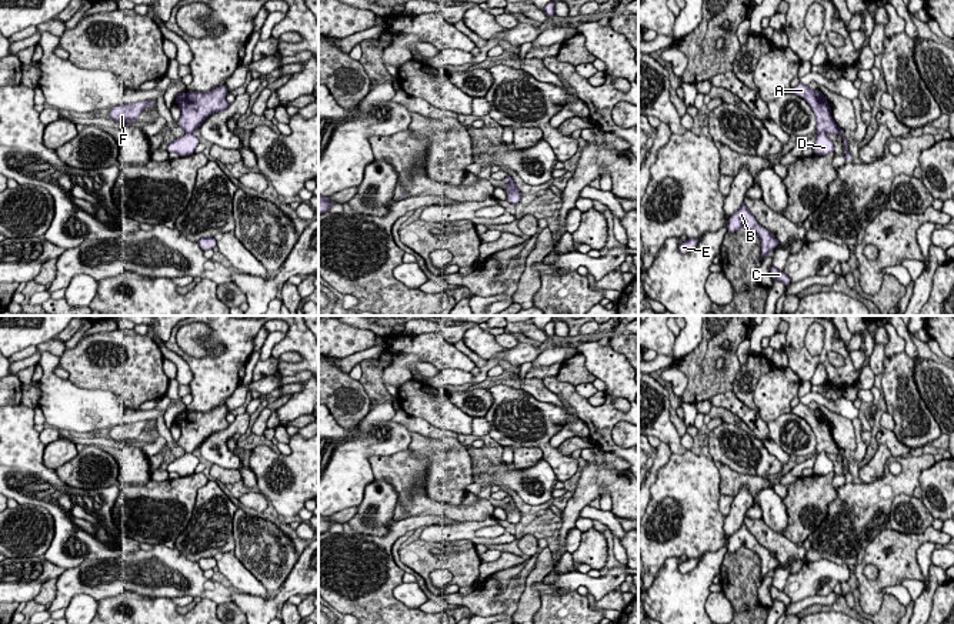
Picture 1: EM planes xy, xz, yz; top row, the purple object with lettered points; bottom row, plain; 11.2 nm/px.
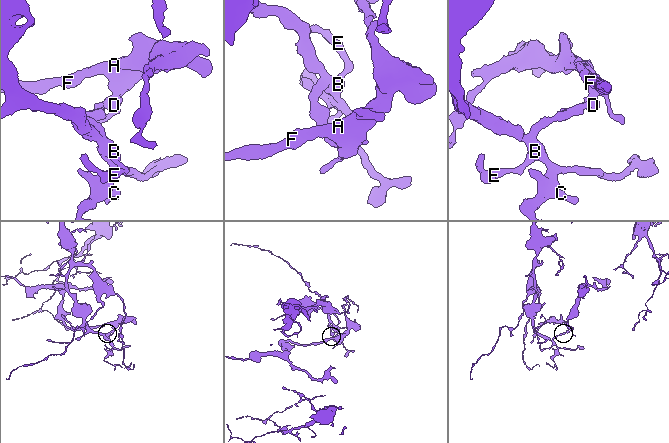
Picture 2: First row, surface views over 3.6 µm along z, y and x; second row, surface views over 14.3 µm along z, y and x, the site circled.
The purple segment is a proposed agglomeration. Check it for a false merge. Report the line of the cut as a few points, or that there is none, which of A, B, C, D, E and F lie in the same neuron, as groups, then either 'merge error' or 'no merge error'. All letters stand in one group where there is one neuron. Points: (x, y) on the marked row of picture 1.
cut in yz along (819, 132), (826, 134); A F / B C D E; merge error

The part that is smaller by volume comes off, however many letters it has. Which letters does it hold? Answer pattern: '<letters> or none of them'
A, F

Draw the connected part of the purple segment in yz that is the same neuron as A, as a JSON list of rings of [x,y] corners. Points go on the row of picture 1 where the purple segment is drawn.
[[[801,83],[791,89],[791,93],[804,99],[814,111],[817,120],[817,133],[840,134],[843,137],[843,146],[847,150],[844,154],[845,163],[853,163],[853,156],[850,154],[848,141],[844,137],[844,130],[840,129],[834,121],[828,100],[818,90],[811,90],[808,86]]]

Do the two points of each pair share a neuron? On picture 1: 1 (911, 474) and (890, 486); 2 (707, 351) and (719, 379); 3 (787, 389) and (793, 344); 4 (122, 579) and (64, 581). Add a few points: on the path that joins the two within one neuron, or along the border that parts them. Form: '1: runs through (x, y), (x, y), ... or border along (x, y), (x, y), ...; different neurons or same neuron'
1: runs through (906, 480), (901, 484), (896, 484); same neuron
2: runs through (707, 359), (707, 367), (711, 371); same neuron
3: border along (787, 364), (801, 381); different neurons
4: runs through (107, 579), (79, 580); same neuron

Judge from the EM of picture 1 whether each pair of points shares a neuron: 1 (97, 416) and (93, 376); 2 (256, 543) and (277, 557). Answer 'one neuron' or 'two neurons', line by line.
1: two neurons
2: one neuron

